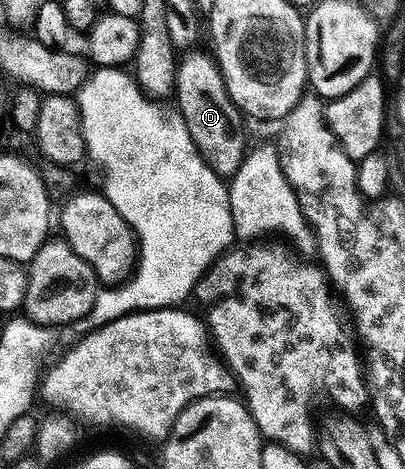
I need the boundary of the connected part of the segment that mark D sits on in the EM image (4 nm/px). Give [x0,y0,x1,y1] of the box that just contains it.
[175,48,247,176]

